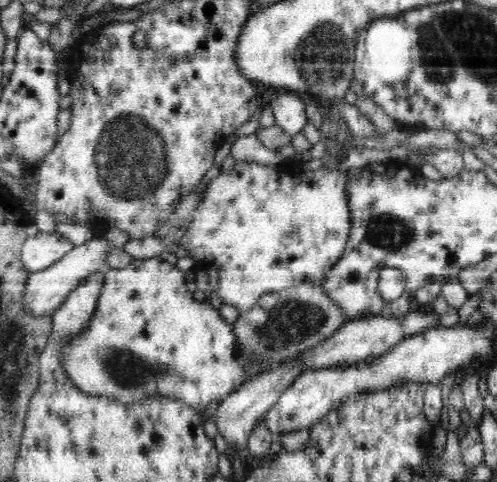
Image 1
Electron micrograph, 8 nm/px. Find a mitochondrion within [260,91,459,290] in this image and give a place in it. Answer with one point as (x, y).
(395, 235)

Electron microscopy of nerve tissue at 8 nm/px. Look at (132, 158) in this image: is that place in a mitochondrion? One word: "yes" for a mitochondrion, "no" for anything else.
yes

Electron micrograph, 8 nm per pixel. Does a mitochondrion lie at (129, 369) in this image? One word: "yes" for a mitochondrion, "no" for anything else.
yes

